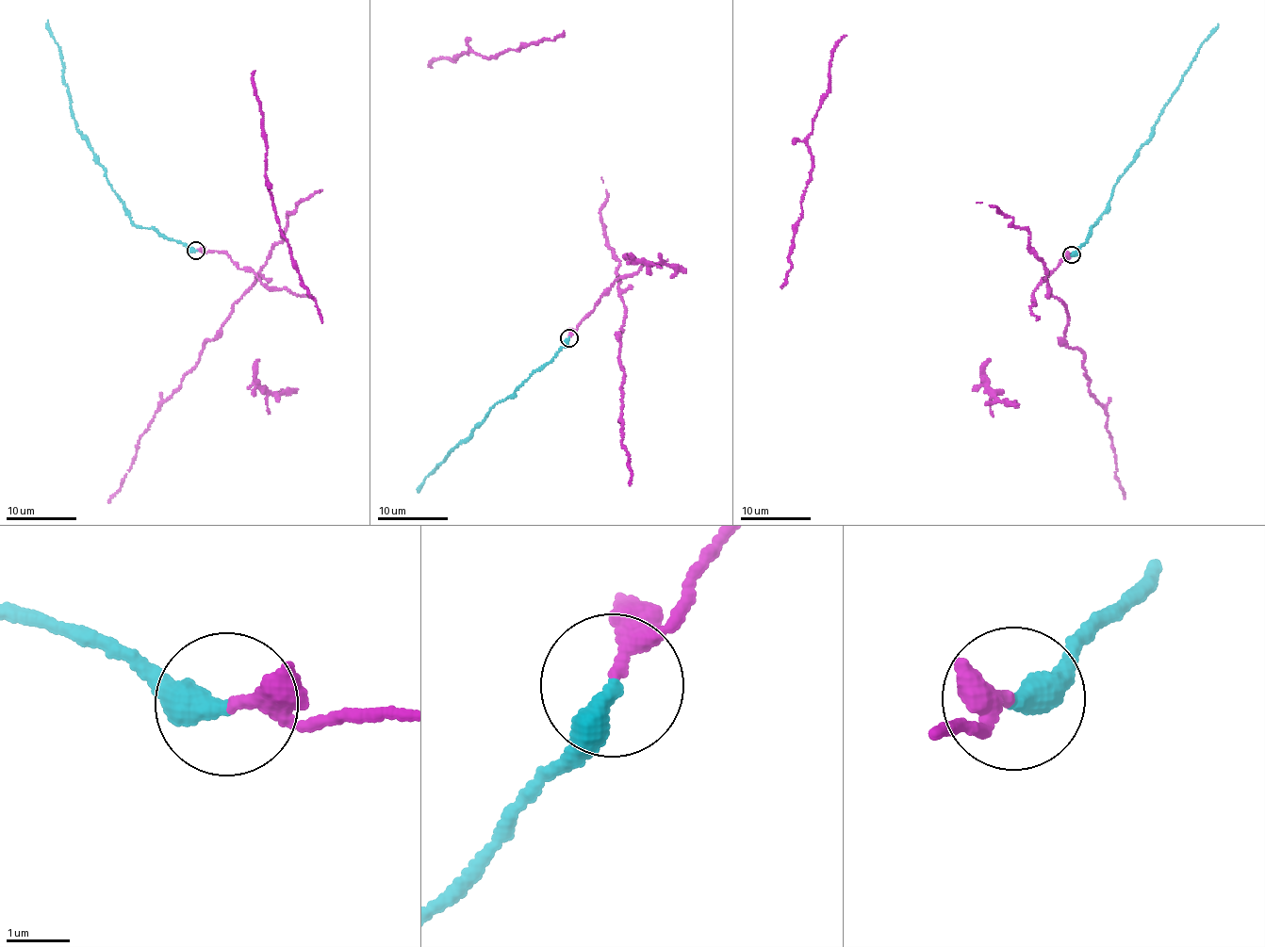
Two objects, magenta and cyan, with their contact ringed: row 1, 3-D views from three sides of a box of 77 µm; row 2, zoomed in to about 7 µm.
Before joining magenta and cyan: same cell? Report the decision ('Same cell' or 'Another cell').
Same cell

